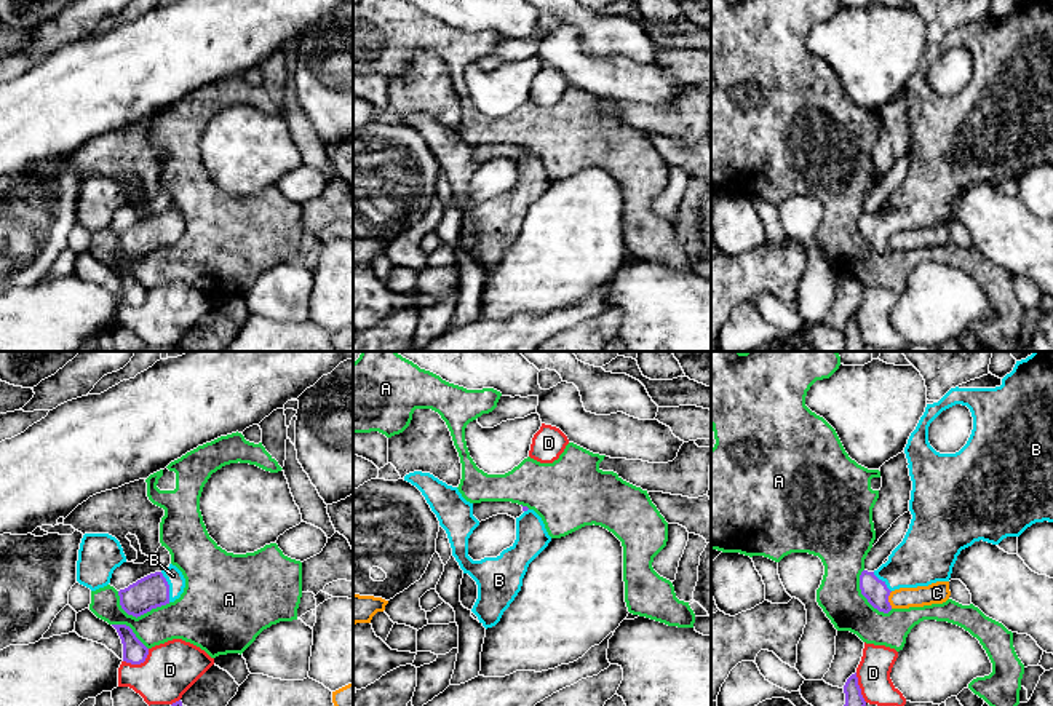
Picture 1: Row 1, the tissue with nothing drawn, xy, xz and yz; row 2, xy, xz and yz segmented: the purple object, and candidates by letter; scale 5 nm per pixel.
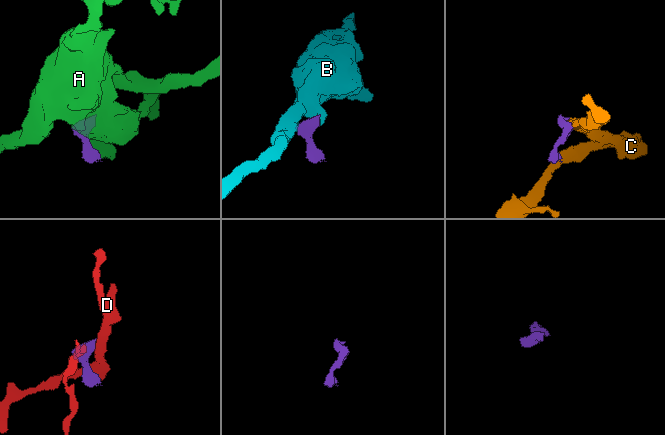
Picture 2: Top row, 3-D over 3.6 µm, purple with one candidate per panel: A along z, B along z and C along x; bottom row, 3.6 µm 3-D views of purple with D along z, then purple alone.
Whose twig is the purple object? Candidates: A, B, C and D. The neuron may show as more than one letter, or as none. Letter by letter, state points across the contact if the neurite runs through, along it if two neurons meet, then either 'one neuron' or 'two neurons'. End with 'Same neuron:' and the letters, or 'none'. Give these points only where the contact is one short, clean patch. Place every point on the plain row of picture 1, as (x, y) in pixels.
A: two neurons
B: runs through xy (152, 234), (168, 229), (173, 218); one neuron
C: border along yz (892, 234), (889, 238), (890, 249); two neurons
D: border along xy (149, 291), (143, 304), (123, 304); two neurons
Same neuron: B

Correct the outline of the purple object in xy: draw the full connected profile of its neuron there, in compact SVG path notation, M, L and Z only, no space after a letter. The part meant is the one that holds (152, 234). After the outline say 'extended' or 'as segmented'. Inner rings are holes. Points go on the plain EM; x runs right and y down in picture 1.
M169 206L165 212L150 216L118 233L121 251L133 259L141 259L152 251L166 248L181 240L185 230L182 214Z | extended

